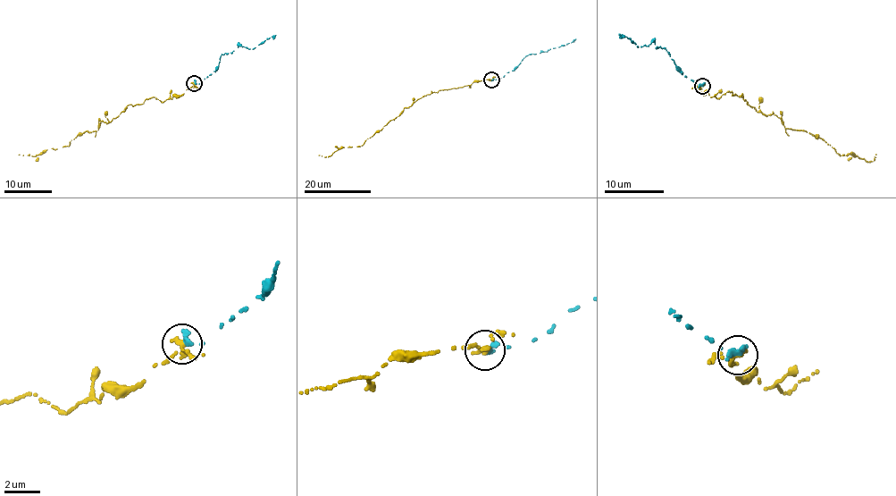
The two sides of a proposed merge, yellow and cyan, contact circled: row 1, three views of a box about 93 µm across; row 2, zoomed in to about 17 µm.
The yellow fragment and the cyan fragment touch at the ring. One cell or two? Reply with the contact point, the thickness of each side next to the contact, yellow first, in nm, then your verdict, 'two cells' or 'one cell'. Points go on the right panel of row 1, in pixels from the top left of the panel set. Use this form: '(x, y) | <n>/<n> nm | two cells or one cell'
(702, 86) | 240/360 nm | one cell

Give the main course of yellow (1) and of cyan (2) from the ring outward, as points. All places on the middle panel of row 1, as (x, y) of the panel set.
1: (491, 80), (476, 80), (423, 96), (362, 146), (341, 147), (330, 156), (319, 155)
2: (491, 80), (513, 71), (526, 55), (566, 45), (576, 38)

